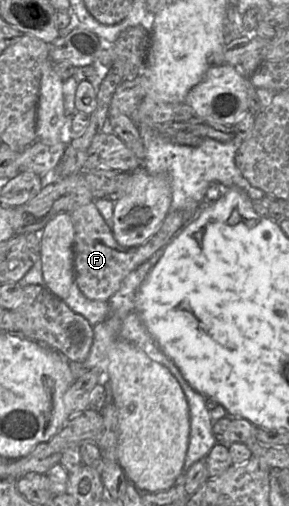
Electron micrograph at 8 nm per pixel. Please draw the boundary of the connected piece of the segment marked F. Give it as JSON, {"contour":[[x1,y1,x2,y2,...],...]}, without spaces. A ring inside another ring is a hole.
{"contour":[[93,201,76,207,69,214,74,227,74,282,88,299,95,301,108,301,131,271,158,251,164,250,192,218,192,214,186,212,171,212,160,230,145,243,136,247,123,247,114,238,111,228]]}

